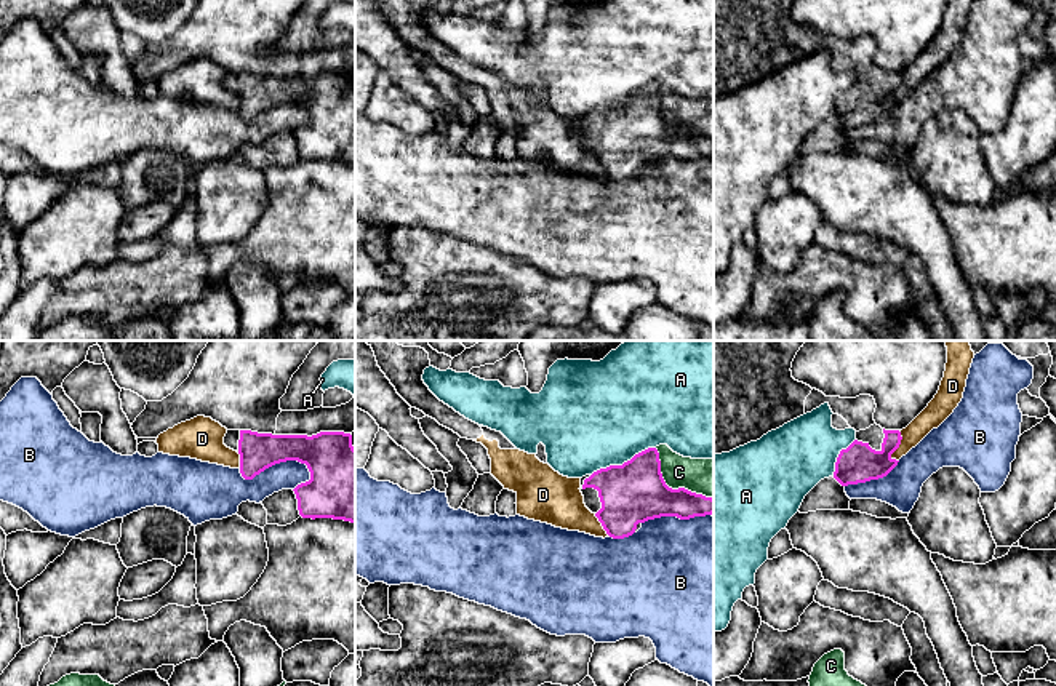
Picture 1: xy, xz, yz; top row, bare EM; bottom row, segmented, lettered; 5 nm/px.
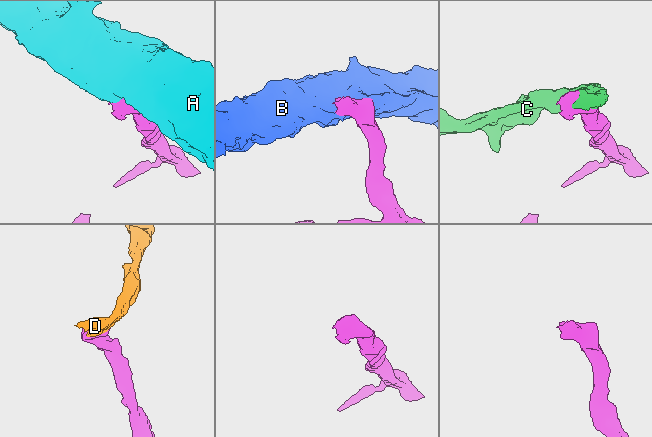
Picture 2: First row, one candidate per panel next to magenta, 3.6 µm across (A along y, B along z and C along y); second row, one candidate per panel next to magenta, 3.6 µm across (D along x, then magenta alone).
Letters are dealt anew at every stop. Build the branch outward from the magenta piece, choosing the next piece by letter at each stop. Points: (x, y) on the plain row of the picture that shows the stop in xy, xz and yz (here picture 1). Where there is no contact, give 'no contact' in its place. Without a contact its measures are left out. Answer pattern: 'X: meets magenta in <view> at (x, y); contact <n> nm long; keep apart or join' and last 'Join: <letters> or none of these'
A: meets magenta in xz at (624, 104); contact 360 nm long; keep apart
B: meets magenta in xy at (277, 104); contact 380 nm long; keep apart
C: meets magenta in xz at (671, 130); contact 400 nm long; keep apart
D: meets magenta in yz at (898, 88); contact 160 nm long; keep apart
Join: none of these

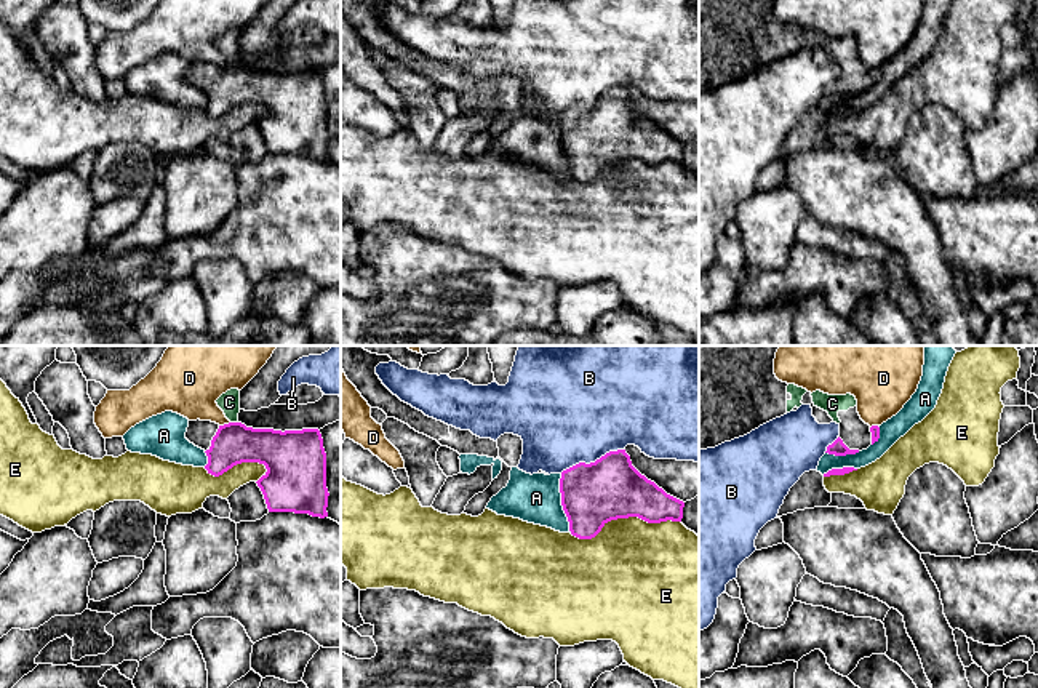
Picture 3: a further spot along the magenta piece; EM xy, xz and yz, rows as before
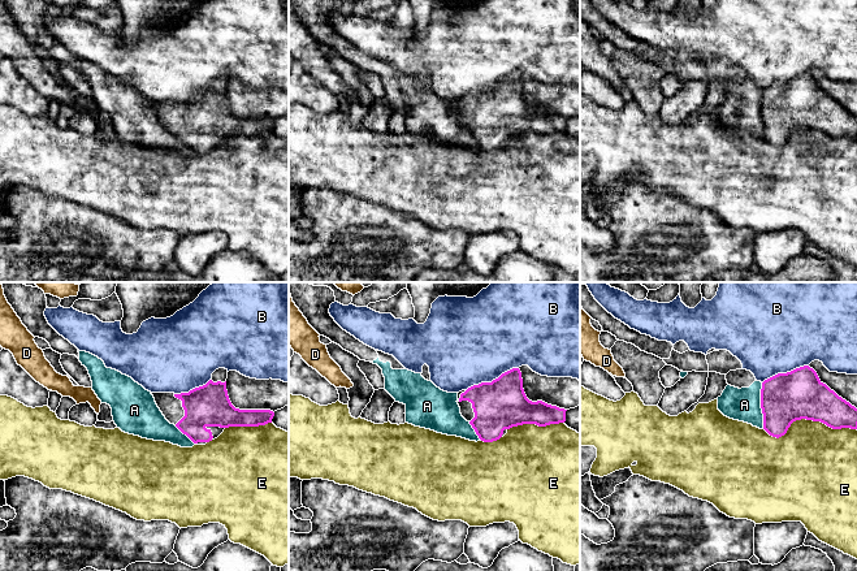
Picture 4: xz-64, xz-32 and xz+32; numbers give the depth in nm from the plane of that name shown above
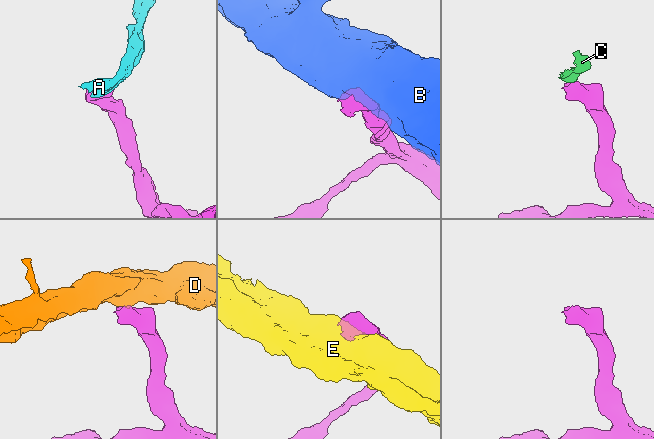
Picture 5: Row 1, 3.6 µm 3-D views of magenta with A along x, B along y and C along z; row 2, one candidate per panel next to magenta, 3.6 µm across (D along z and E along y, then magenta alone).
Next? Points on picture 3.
A: meets magenta in xz at (562, 144); contact 300 nm long; keep apart
B: meets magenta in xz at (590, 104); contact 340 nm long; keep apart
C: meets magenta in xy at (234, 64); contact 30 nm long; join
D: meets magenta in xy at (224, 66); contact 60 nm long; keep apart
E: meets magenta in xz at (624, 159); contact 550 nm long; keep apart
Join: C

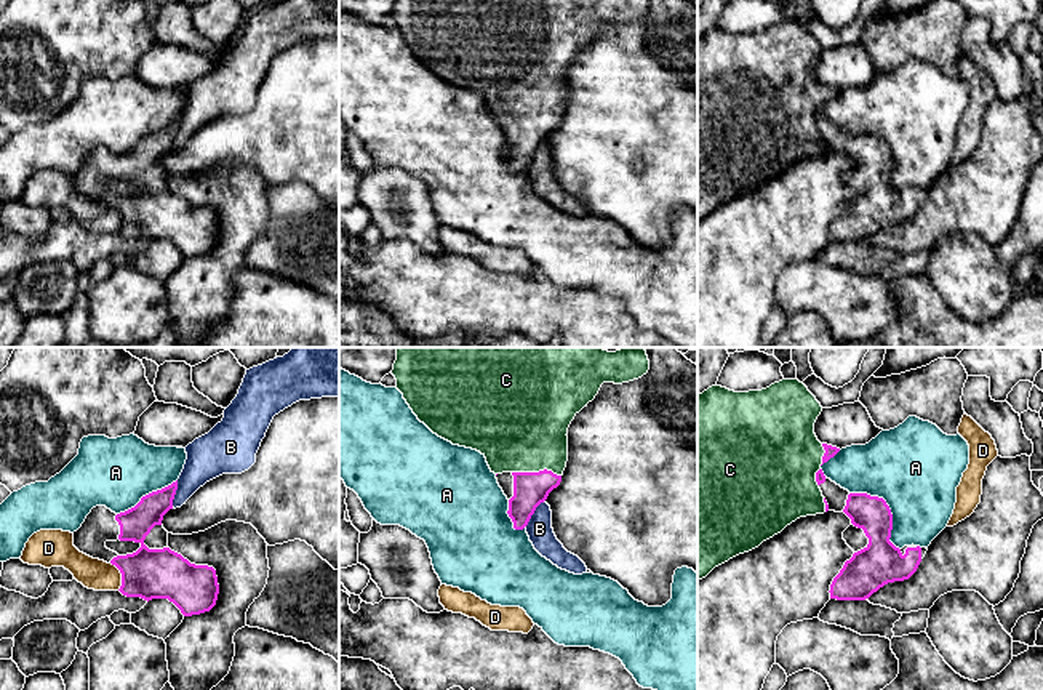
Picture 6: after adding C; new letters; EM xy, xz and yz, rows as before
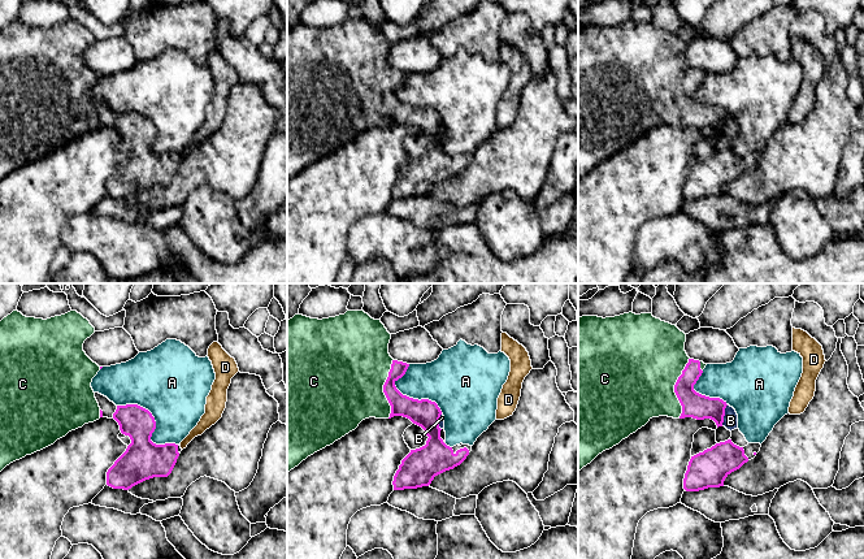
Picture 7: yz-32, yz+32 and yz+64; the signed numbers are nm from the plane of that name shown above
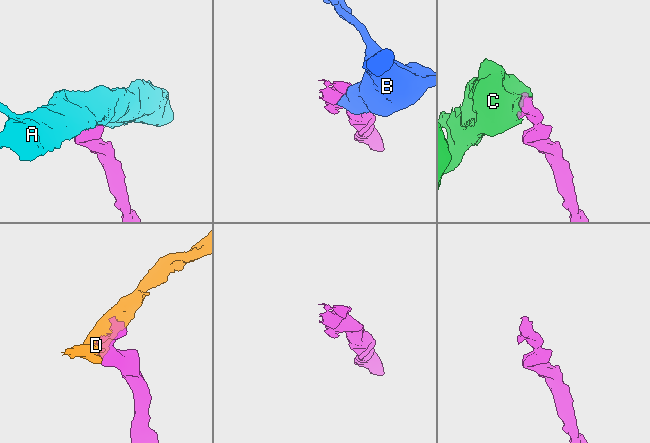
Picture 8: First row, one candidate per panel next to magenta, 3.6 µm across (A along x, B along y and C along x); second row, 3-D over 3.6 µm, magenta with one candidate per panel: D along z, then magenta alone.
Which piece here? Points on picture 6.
A: meets magenta in yz at (888, 149); contact 380 nm long; keep apart
B: meets magenta in xz at (533, 154); contact 170 nm long; keep apart
C: meets magenta in xz at (536, 114); contact 240 nm long; join
D: meets magenta in xy at (122, 218); contact 150 nm long; keep apart
Join: C

